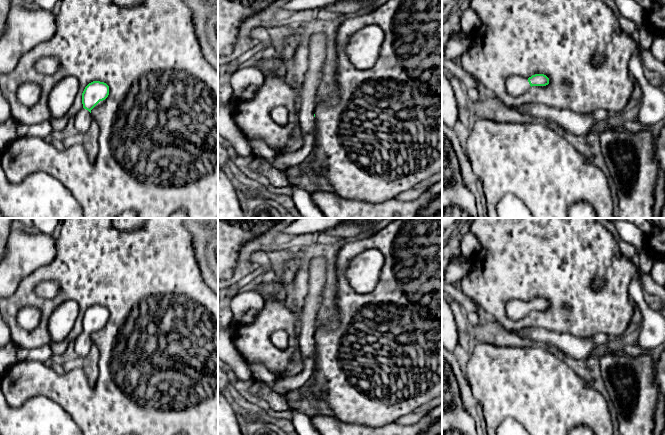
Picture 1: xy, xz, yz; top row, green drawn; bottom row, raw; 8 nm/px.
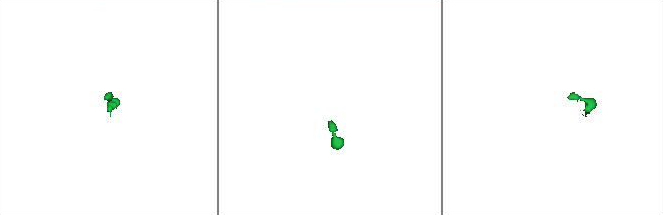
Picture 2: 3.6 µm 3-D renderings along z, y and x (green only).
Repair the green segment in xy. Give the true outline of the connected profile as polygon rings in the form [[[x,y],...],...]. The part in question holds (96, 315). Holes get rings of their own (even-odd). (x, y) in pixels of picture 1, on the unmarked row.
[[[100,305],[89,307],[82,317],[83,332],[74,340],[74,349],[79,357],[86,357],[92,346],[91,334],[109,319],[109,310]]]

